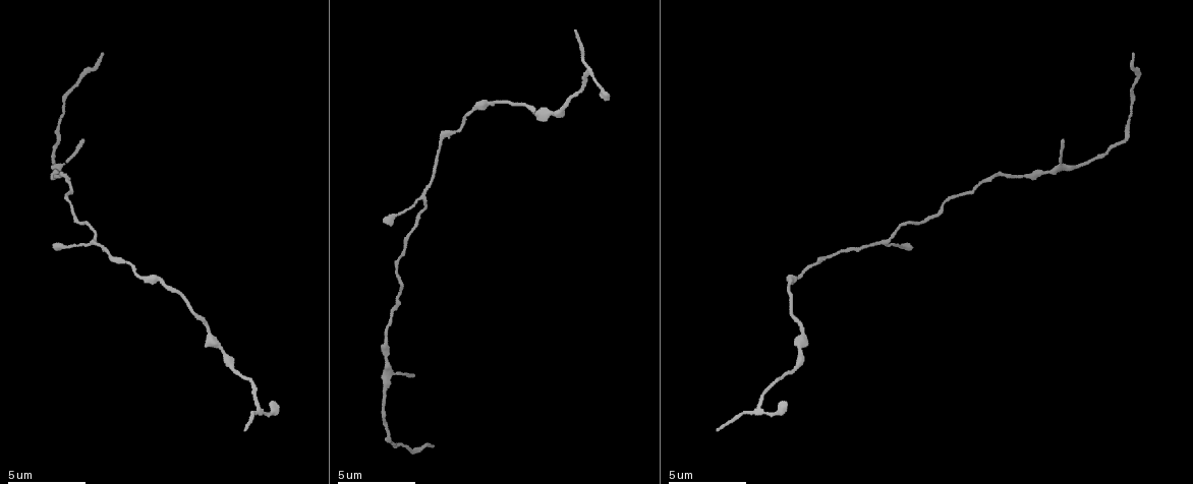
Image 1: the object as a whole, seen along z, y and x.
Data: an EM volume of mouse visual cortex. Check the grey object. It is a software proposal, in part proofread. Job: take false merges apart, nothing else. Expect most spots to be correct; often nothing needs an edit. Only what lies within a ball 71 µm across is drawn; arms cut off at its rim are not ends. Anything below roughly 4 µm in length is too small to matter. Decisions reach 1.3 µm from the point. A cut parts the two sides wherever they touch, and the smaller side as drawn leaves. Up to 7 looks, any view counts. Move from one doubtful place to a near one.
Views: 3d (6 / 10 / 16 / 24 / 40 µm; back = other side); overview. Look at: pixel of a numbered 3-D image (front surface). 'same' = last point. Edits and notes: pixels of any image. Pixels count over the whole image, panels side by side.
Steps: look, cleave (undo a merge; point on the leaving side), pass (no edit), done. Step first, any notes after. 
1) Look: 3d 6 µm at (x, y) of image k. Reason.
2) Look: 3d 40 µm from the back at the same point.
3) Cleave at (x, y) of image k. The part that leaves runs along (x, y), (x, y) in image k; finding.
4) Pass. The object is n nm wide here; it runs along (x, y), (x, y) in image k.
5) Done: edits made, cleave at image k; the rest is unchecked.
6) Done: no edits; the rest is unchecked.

Look: 3d 10 µm at (494, 102) of image 1.

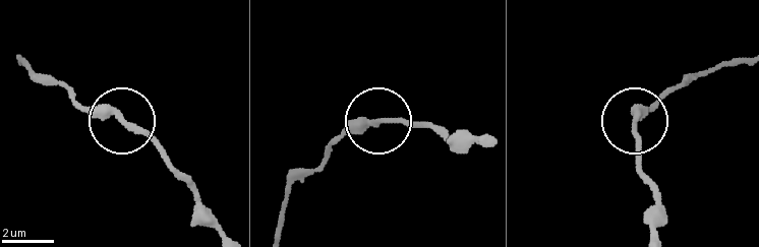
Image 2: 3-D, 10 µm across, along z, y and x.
Look: 3d 6 µm at (120, 116) of image 2. Closer look.

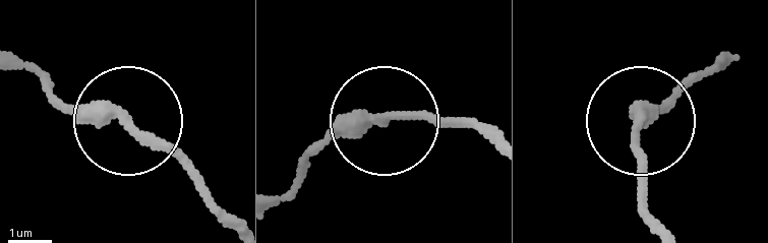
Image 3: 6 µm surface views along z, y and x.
Pass. It runs along (725, 58), (645, 113), (638, 203) in image 3; one neuron here.

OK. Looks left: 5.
Look: 3d 6 µm at (799, 359) of image 1. Calibre changes.

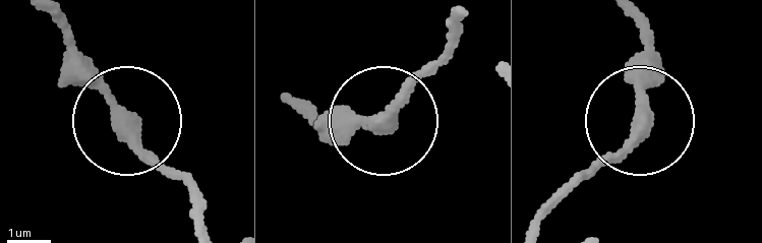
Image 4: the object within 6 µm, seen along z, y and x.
Look: 3d 6 µm from the back at (643, 123) of image 4. Other side.

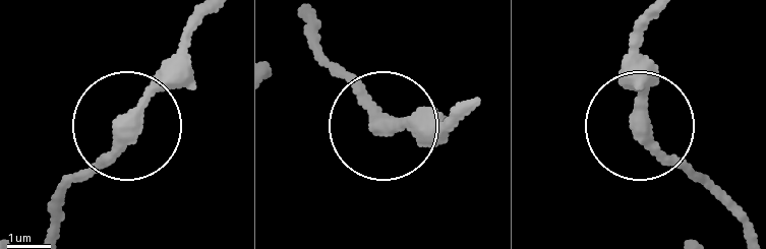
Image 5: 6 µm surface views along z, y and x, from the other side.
Pass. The object is 320 nm wide here; it runs along (209, 14), (132, 124), (59, 196) in image 5; continuous, no second neuron.

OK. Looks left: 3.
Look: 3d 16 µm at (424, 206) of image 1. Side arm on a straight run.

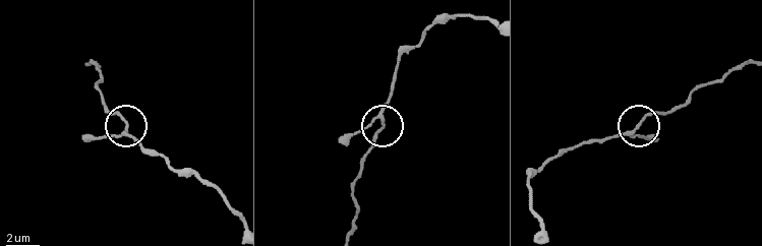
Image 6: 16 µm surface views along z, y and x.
Pass. The object is 150 nm wide here; one neuron here.

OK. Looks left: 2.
Look: 3d 16 µm at (1034, 174) of image 1. Calibre changes.

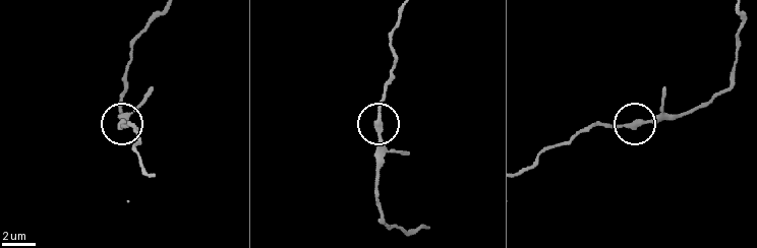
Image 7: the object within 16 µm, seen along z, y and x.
Pass. It runs along (401, 13), (392, 38), (396, 62), (380, 108), (380, 164) in image 7; all the same neuron.

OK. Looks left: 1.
Done: no edits; the rest is unchecked.

